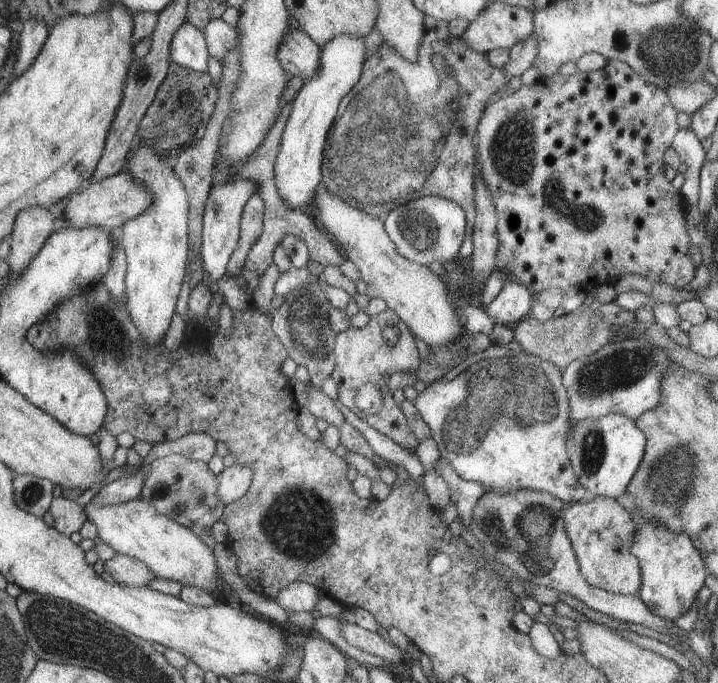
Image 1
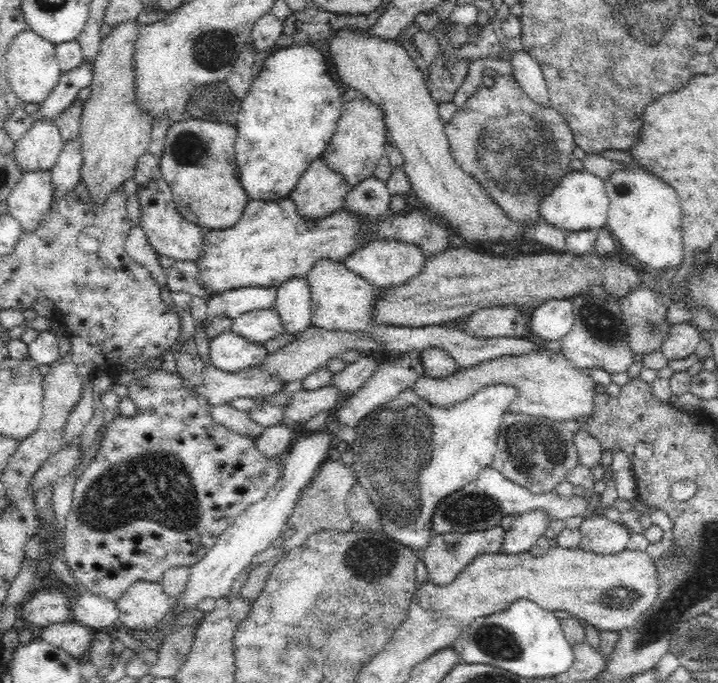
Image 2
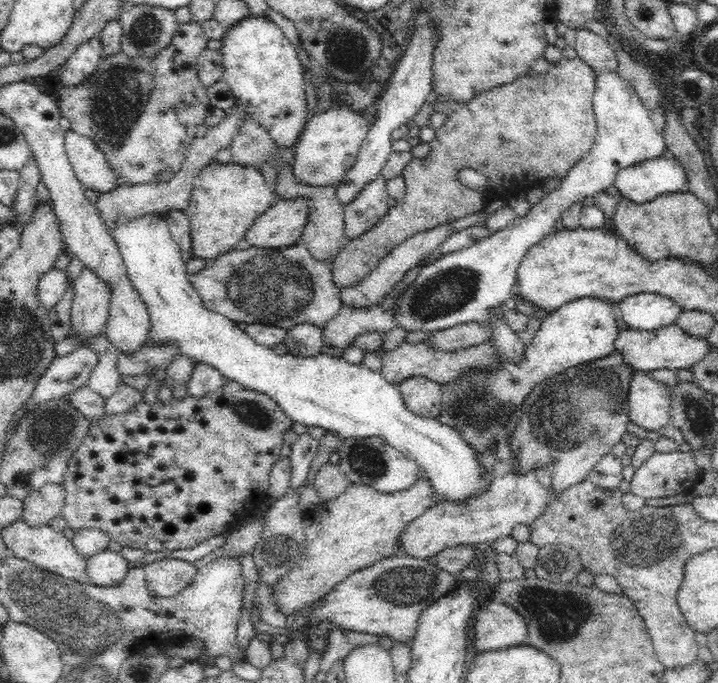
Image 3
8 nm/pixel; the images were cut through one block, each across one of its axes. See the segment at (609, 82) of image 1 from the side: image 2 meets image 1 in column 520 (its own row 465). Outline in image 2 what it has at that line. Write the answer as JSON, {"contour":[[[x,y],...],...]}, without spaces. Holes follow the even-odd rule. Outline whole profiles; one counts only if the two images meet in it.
{"contour":[[[161,367],[151,370],[150,373],[139,380],[135,380],[129,386],[128,398],[134,402],[137,412],[132,417],[116,417],[106,424],[105,432],[100,438],[98,450],[94,452],[94,458],[86,466],[82,475],[76,480],[73,488],[73,503],[68,513],[64,532],[61,559],[65,561],[70,572],[76,580],[90,592],[110,600],[120,600],[124,592],[132,586],[136,580],[159,581],[164,573],[177,566],[191,566],[202,560],[208,551],[215,545],[218,537],[231,525],[235,518],[240,516],[251,504],[266,498],[269,490],[282,480],[282,468],[284,468],[284,456],[272,456],[266,458],[256,446],[254,438],[245,434],[238,434],[228,426],[222,426],[212,419],[212,405],[202,397],[190,393],[190,388],[184,385],[184,379],[178,372],[166,372]]]}

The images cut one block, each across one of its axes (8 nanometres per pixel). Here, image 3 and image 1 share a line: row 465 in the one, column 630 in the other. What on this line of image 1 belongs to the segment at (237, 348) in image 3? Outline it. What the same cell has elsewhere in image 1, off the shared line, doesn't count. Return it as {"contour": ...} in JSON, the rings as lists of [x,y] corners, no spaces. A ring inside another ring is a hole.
{"contour":[[[608,413],[600,418],[585,418],[570,428],[568,460],[577,482],[595,497],[616,499],[626,492],[627,484],[641,463],[645,436],[635,422],[623,414]]]}

